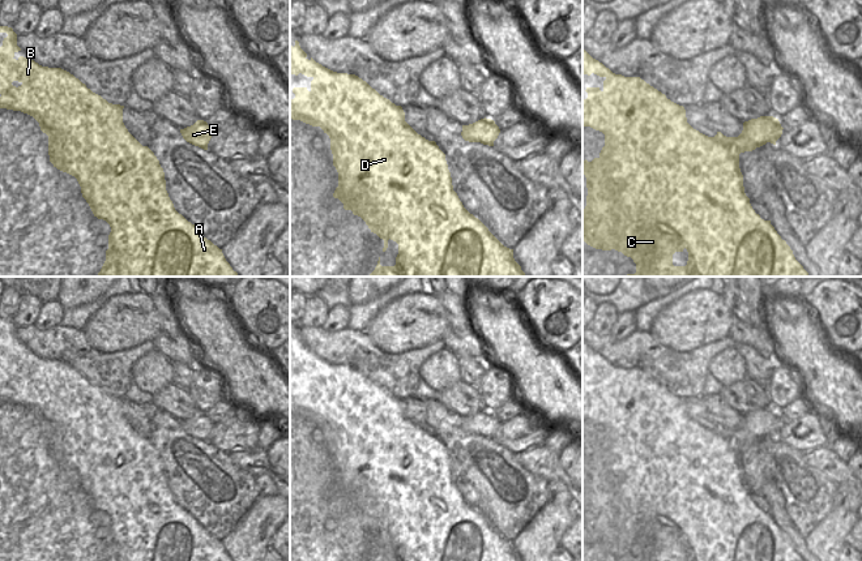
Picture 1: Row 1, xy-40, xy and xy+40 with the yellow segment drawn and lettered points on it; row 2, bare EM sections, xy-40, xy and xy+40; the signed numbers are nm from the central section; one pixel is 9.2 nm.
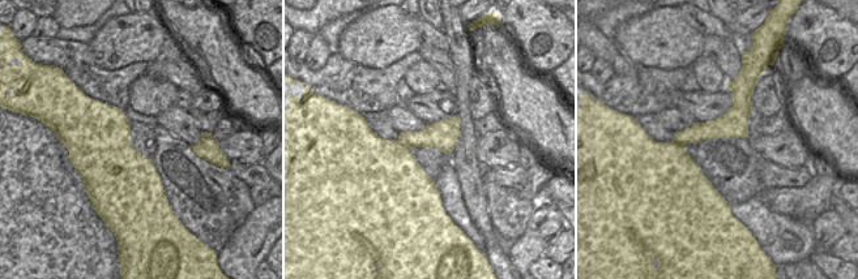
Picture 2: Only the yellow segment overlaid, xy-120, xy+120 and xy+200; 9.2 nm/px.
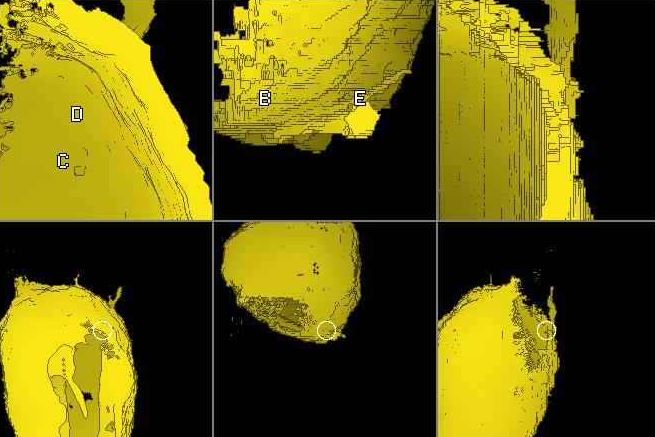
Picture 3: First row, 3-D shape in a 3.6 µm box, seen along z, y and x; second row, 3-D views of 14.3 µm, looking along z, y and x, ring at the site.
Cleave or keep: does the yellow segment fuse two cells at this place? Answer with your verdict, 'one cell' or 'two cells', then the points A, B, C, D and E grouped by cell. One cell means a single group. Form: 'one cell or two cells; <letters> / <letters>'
two cells; A B C D / E

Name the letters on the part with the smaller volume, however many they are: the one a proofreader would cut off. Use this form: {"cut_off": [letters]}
{"cut_off": ["E"]}

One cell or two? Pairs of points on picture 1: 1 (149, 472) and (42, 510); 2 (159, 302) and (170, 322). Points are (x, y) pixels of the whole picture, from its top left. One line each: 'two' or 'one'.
1: one
2: one

